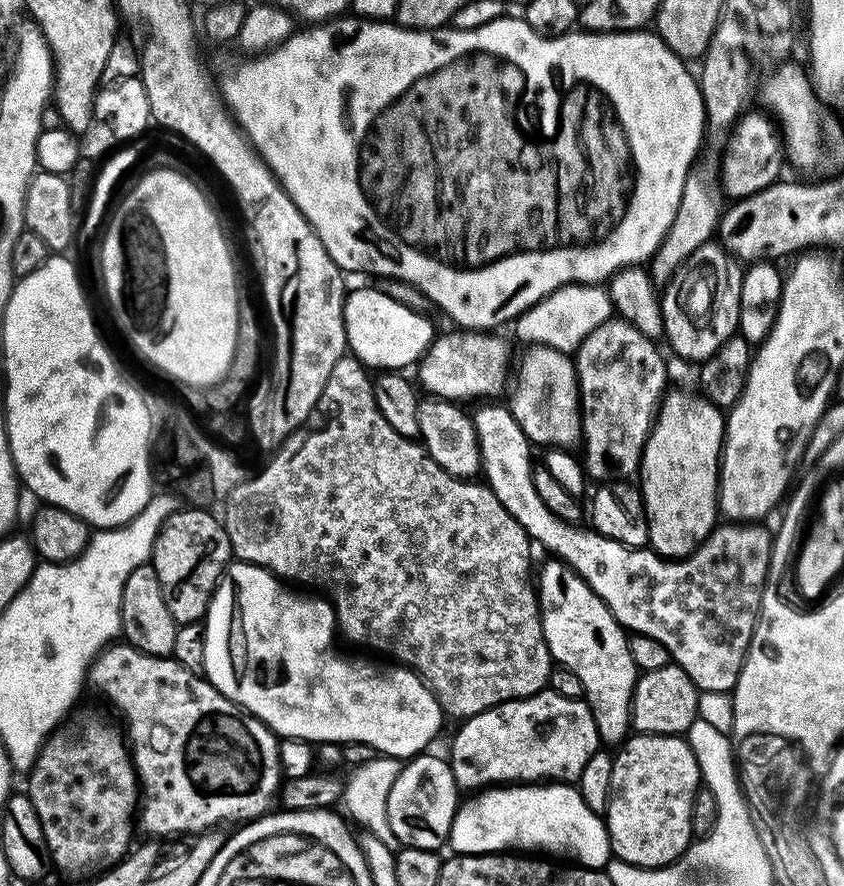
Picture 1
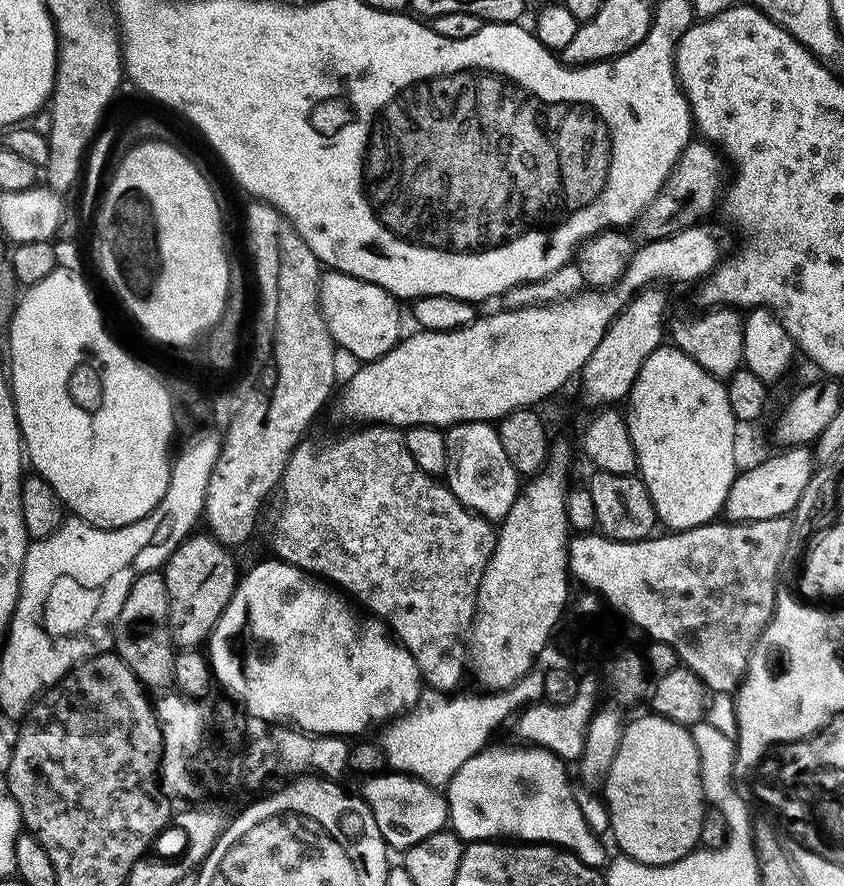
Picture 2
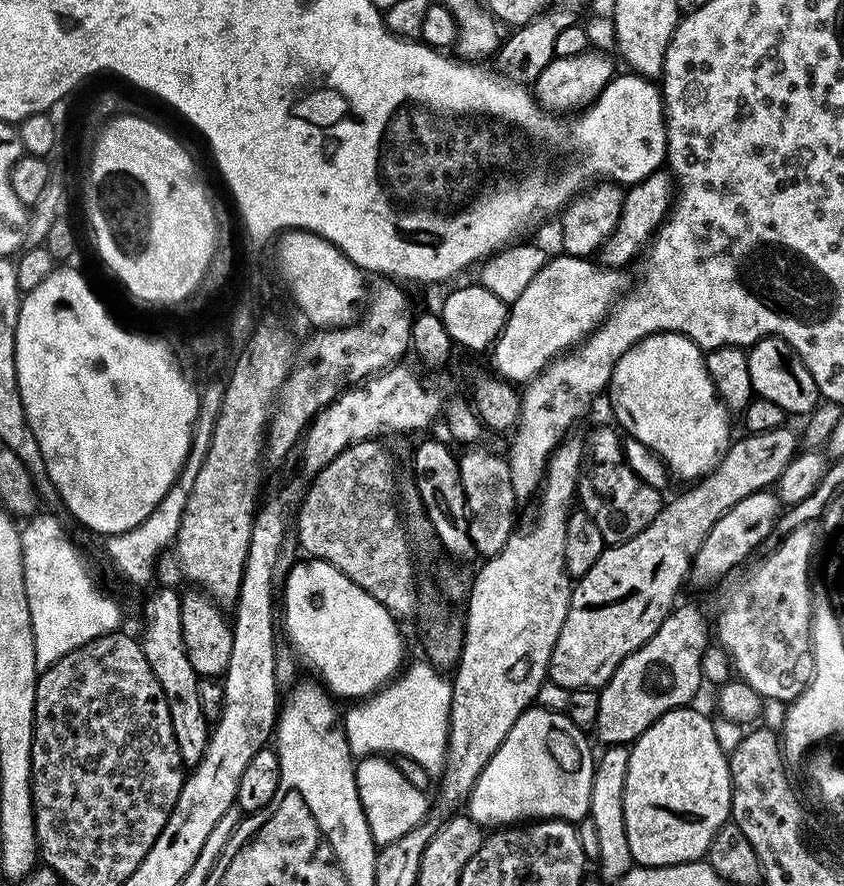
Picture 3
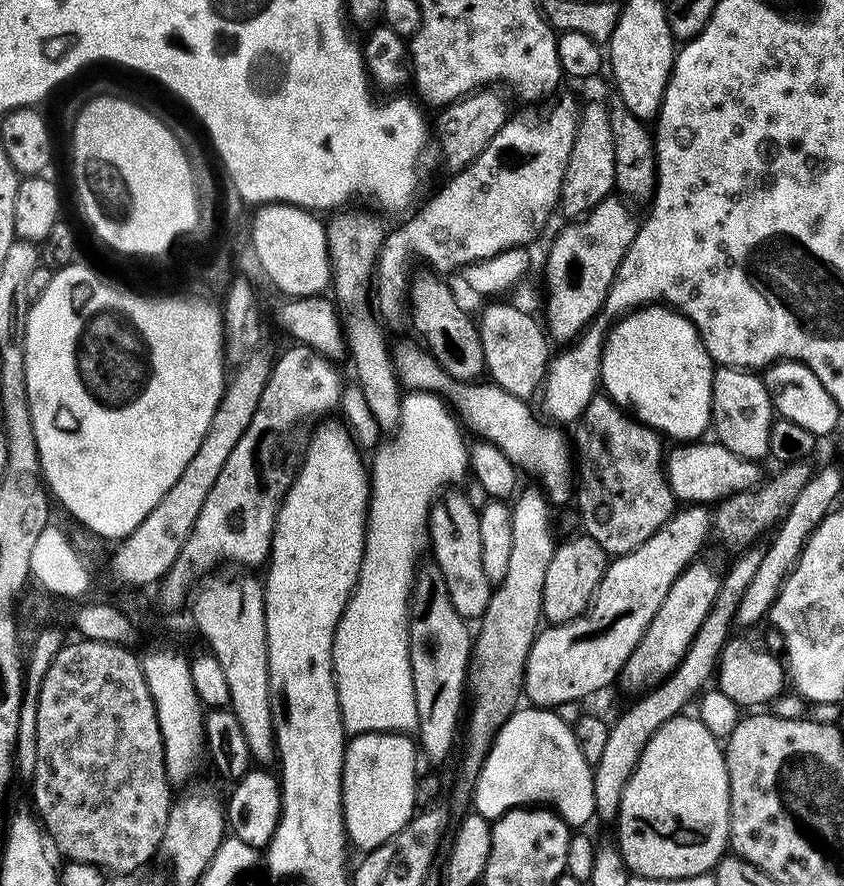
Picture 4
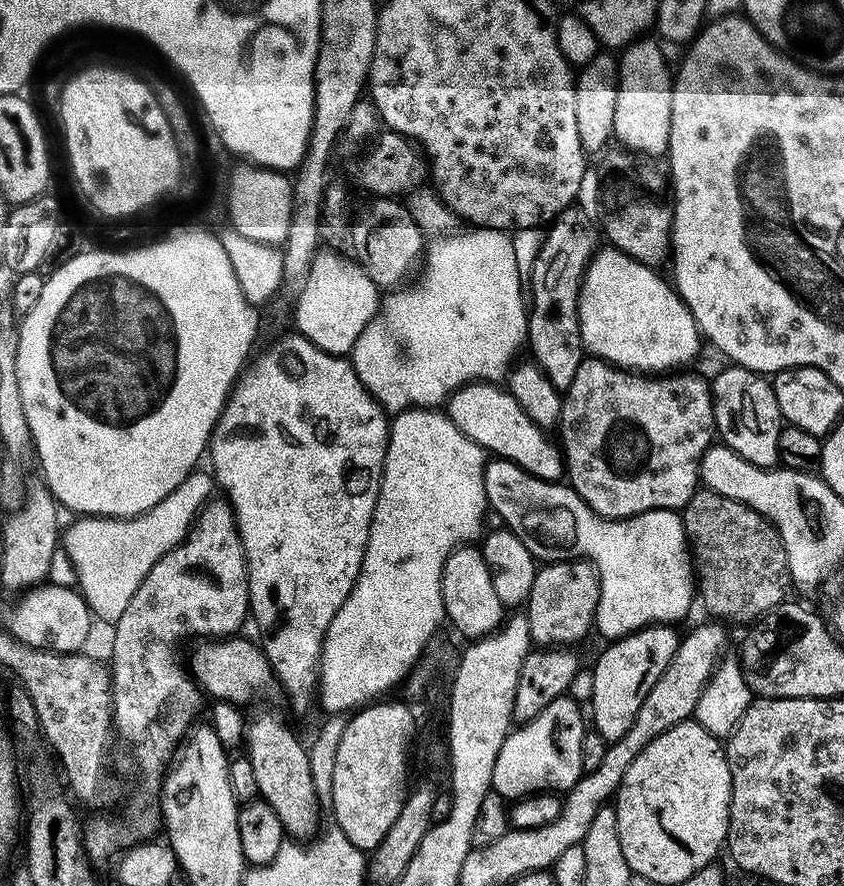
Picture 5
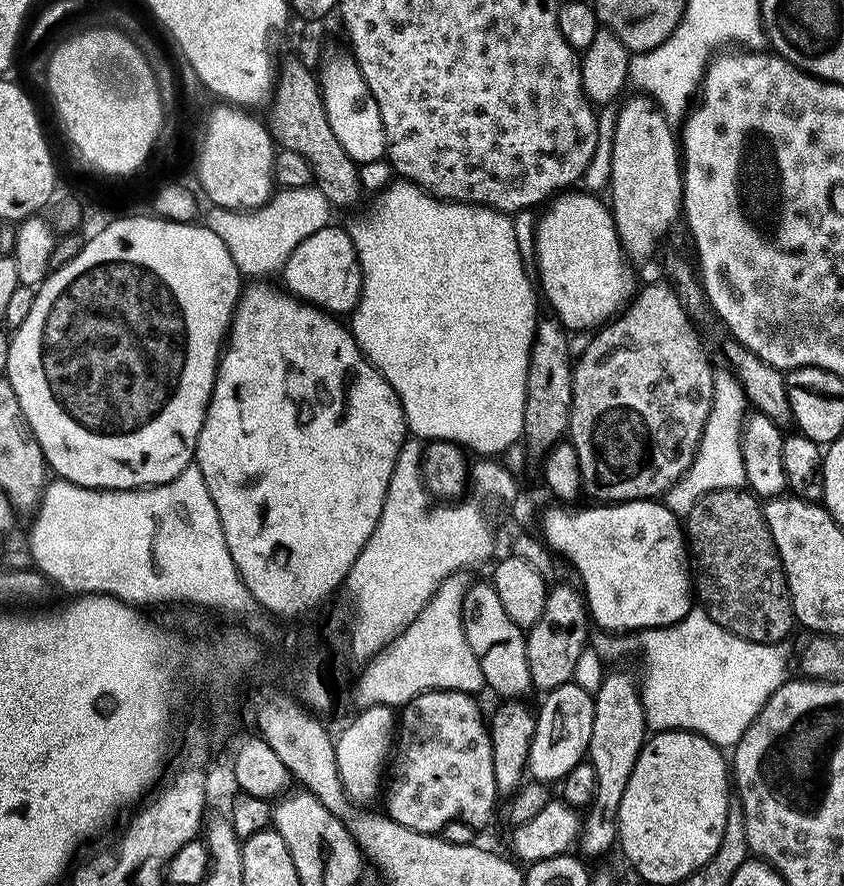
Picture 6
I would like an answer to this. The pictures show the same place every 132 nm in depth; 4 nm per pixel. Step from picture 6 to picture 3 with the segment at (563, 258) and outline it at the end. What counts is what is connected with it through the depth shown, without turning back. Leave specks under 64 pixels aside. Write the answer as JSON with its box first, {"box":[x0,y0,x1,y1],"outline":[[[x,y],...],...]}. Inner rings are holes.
{"box":[611,332,730,482],"outline":[[[655,332],[630,346],[612,367],[611,392],[615,423],[688,482],[711,472],[728,451],[730,413],[716,395],[705,353],[681,332]]]}

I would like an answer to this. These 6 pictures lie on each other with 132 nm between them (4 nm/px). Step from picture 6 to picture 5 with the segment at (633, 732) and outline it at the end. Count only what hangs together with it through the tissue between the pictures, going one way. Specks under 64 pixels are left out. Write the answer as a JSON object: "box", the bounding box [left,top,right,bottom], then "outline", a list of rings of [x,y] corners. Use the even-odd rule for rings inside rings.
{"box":[590,626,681,742],"outline":[[[653,626],[642,628],[638,632],[632,632],[629,636],[622,636],[618,640],[613,640],[607,645],[608,649],[596,660],[596,665],[592,668],[592,716],[590,712],[590,724],[603,740],[609,742],[622,738],[626,730],[634,722],[638,710],[642,710],[642,702],[646,702],[646,694],[654,690],[654,682],[666,670],[666,666],[671,662],[672,655],[676,653],[676,648],[681,642],[681,637],[676,636],[677,629],[672,626]]]}

